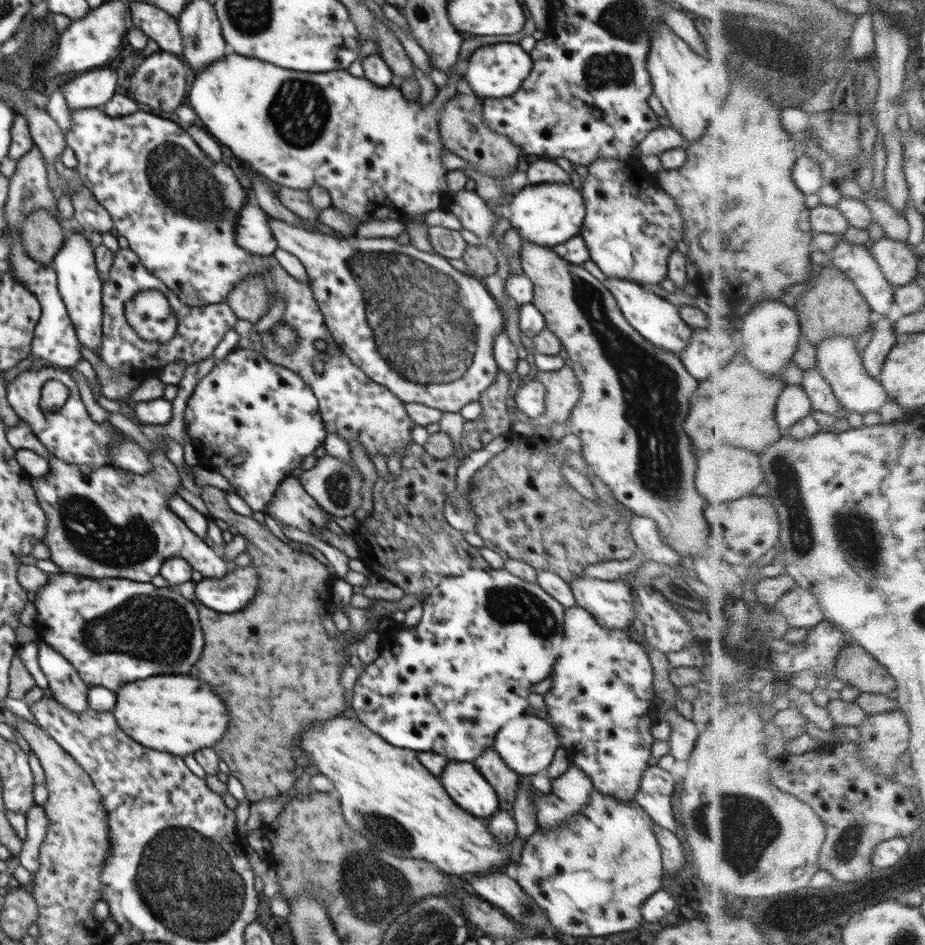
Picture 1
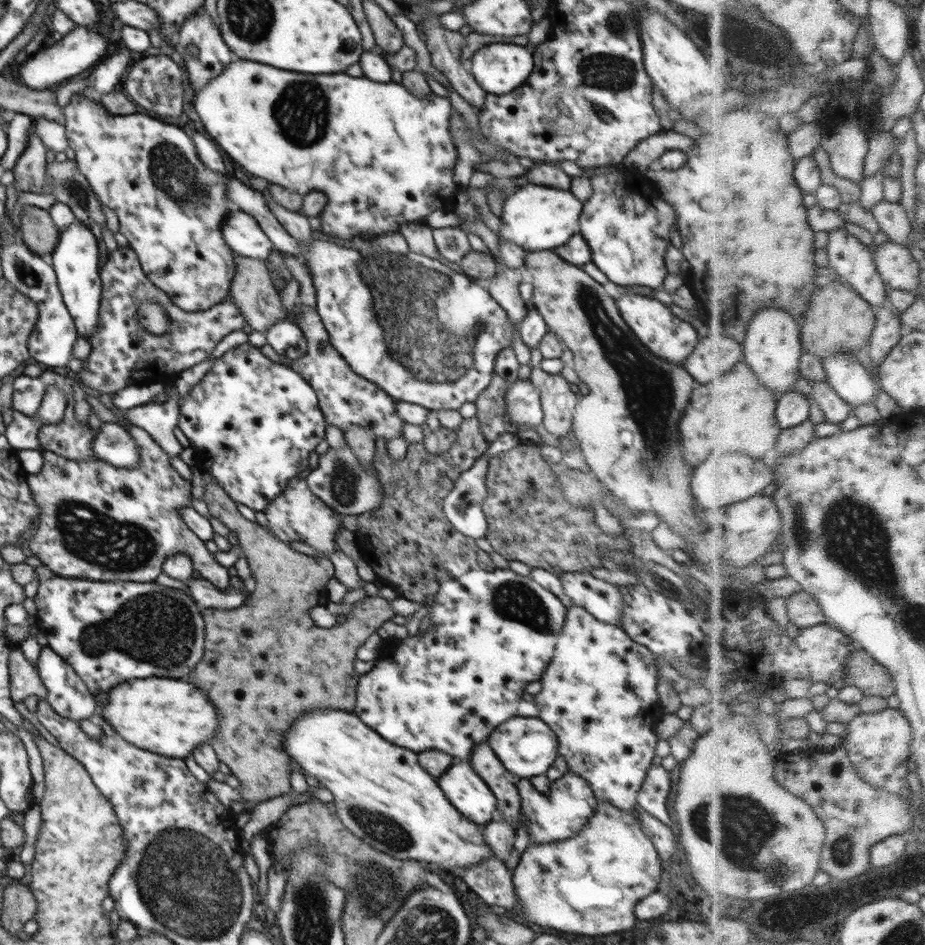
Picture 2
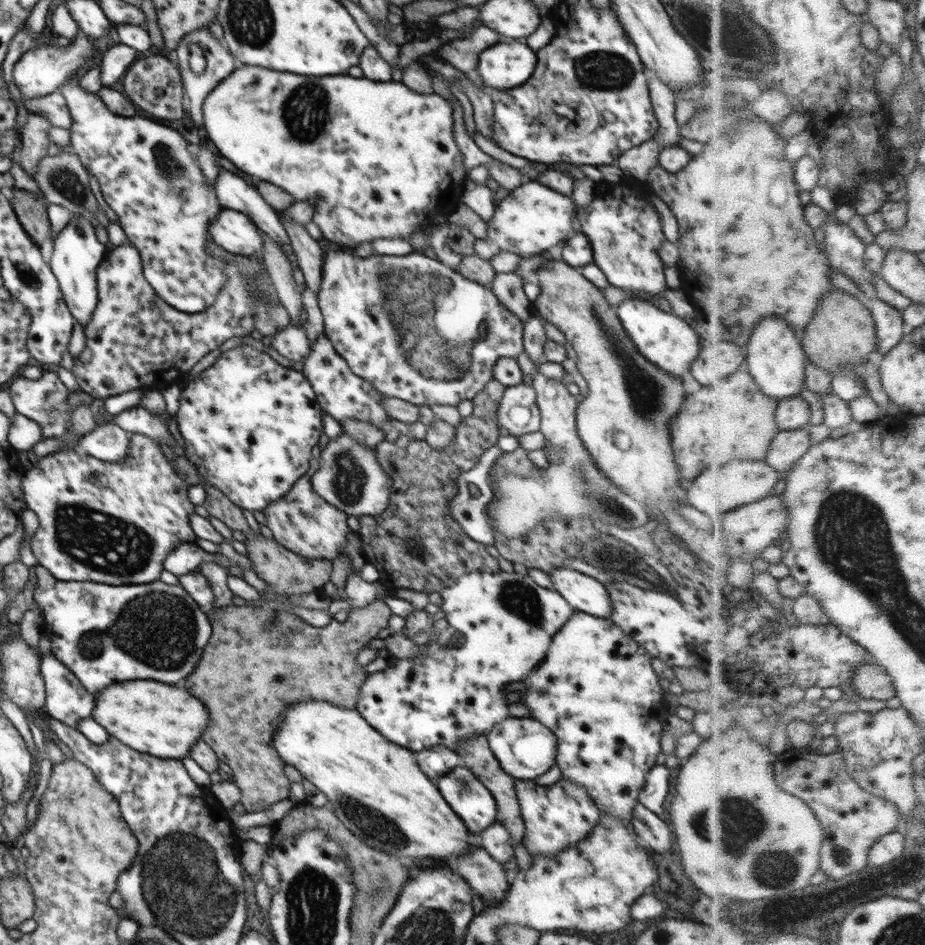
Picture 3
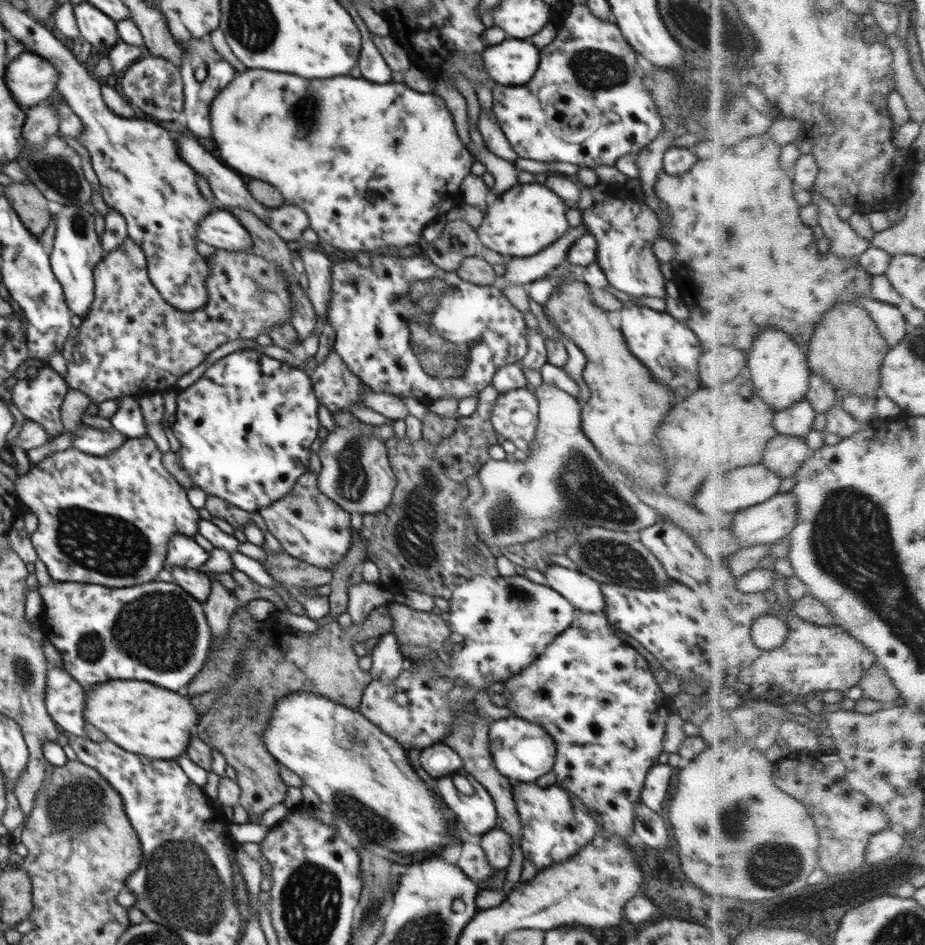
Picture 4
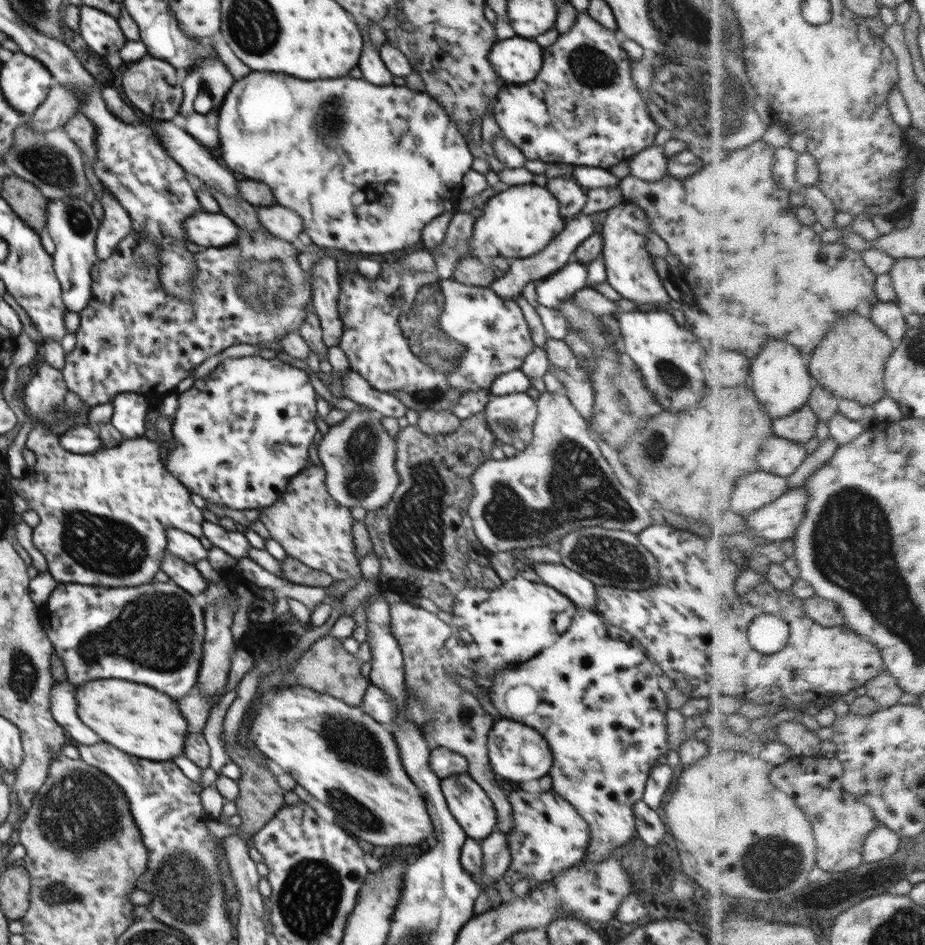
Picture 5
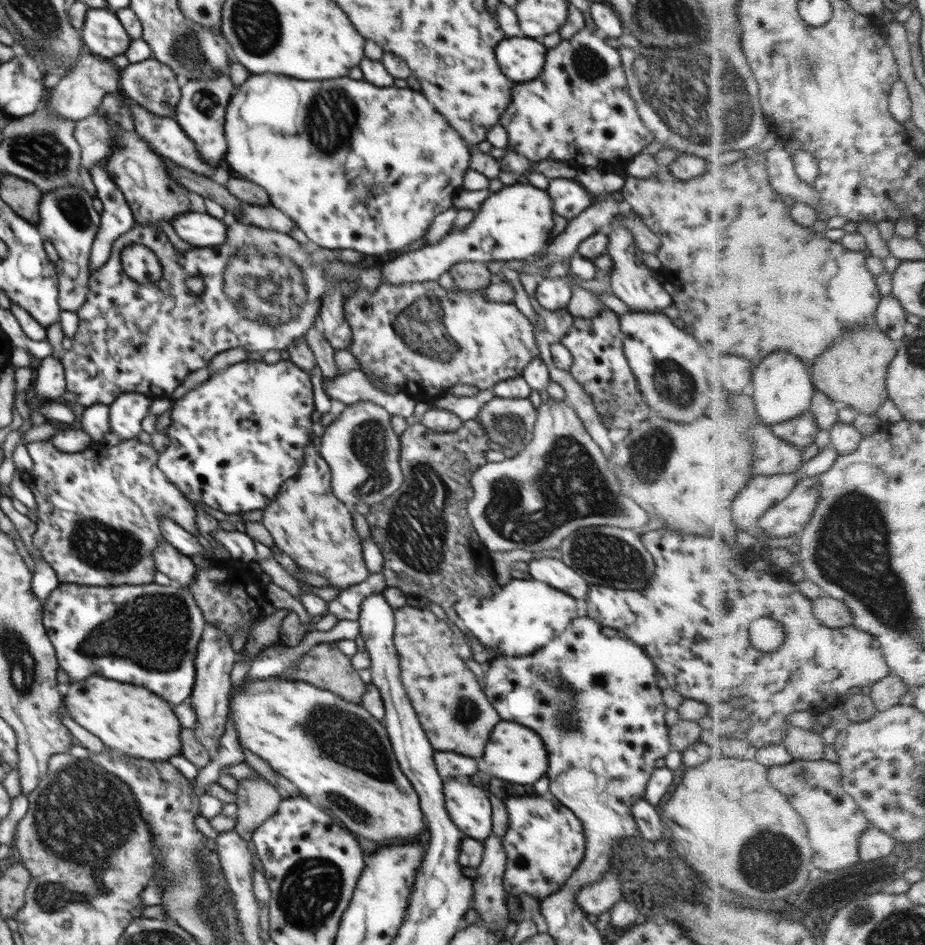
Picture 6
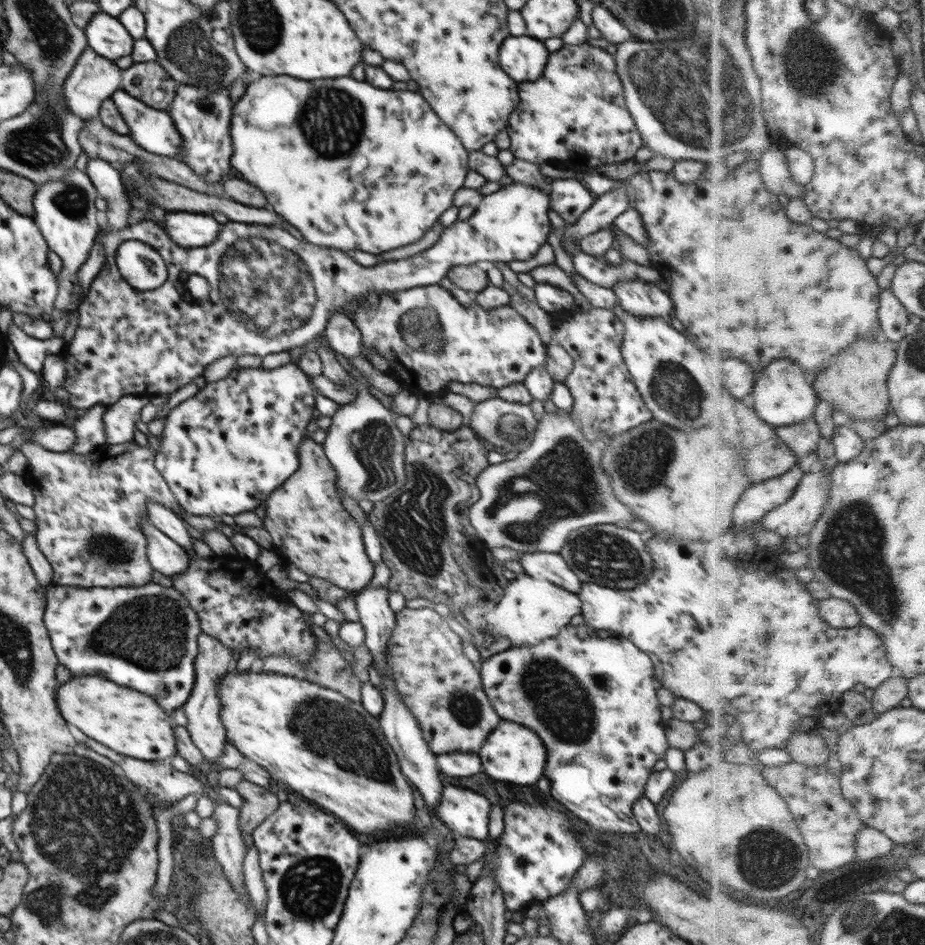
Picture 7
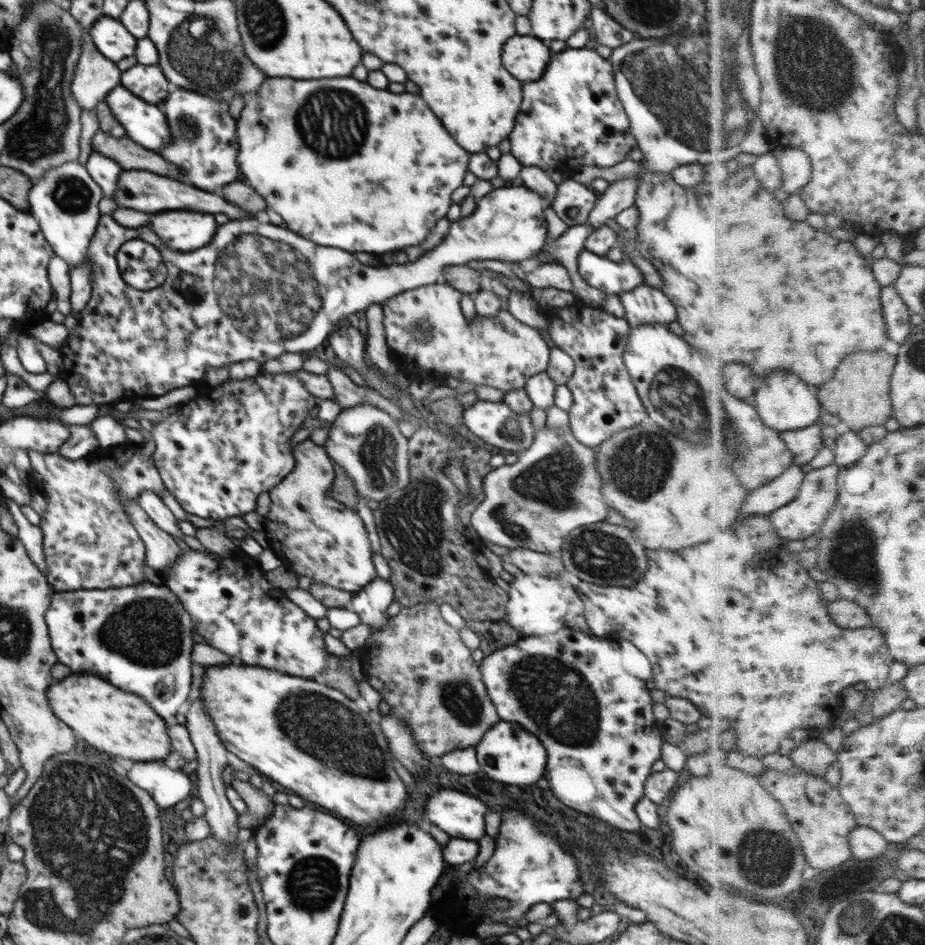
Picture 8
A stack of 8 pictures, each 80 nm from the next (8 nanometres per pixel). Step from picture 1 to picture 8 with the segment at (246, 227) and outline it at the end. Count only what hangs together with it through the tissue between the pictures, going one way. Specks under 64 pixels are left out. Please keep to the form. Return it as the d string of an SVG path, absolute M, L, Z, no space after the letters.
M184 208L155 213L147 220L164 244L184 253L206 246L216 234L216 224L214 216Z

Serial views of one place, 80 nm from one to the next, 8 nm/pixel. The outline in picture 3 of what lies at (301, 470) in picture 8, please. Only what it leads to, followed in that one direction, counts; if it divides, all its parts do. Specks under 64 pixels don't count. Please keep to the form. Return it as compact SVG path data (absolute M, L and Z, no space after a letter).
M308 474L301 476L288 493L276 502L270 503L262 511L265 514L266 526L272 531L274 539L300 556L312 560L333 561L344 552L346 536L351 531L346 523L349 516L326 502L326 499L313 489L311 476Z

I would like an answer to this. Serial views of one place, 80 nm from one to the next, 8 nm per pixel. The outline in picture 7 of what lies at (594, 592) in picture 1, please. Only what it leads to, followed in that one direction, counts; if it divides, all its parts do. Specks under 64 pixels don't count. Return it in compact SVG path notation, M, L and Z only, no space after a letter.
M522 553L517 560L529 578L553 582L574 594L581 591L581 580L559 553Z

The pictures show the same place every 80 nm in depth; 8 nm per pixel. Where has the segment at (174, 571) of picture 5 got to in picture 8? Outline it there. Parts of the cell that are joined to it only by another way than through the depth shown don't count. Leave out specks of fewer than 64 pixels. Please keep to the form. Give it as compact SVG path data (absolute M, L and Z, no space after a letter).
M130 499L125 504L130 522L145 544L145 564L164 574L167 568L182 554L180 546L171 534L162 530L137 501Z

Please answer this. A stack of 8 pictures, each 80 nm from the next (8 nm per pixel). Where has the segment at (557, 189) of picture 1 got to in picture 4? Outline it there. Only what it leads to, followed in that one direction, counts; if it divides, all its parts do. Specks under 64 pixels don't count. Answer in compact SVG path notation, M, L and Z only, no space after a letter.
M519 184L501 195L488 206L477 229L483 246L498 254L510 258L533 256L565 235L573 224L574 215L566 208L564 200L542 184Z

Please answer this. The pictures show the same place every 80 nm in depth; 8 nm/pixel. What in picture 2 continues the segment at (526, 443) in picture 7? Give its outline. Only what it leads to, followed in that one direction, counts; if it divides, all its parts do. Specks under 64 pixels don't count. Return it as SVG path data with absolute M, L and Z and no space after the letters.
M528 380L511 383L505 394L507 420L516 426L539 426L543 421L540 393Z

